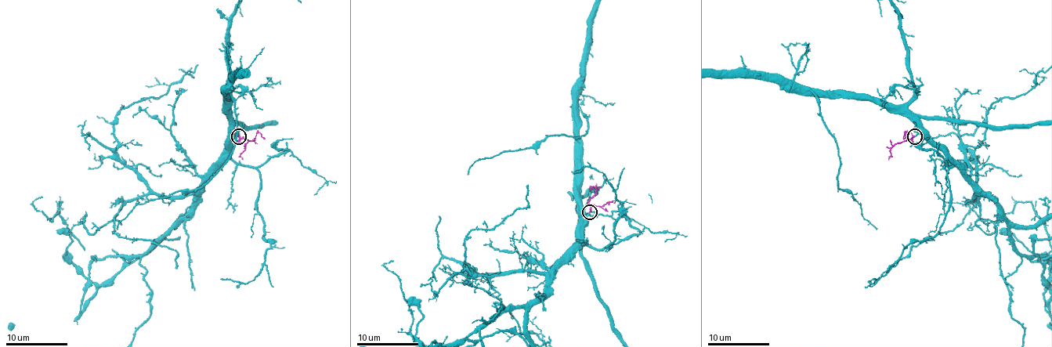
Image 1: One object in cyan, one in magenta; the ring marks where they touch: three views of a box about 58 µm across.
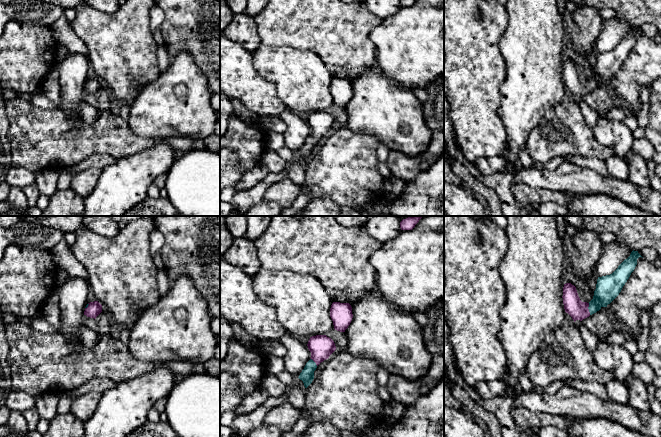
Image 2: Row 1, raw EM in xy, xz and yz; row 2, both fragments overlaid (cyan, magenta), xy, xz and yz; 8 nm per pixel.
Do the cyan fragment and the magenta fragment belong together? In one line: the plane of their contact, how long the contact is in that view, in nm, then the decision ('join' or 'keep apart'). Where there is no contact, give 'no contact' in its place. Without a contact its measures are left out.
yz | 100 nm | join

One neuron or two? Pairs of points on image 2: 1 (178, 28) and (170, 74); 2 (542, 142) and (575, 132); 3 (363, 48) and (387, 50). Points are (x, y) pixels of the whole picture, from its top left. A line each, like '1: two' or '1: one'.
1: two
2: one
3: two

